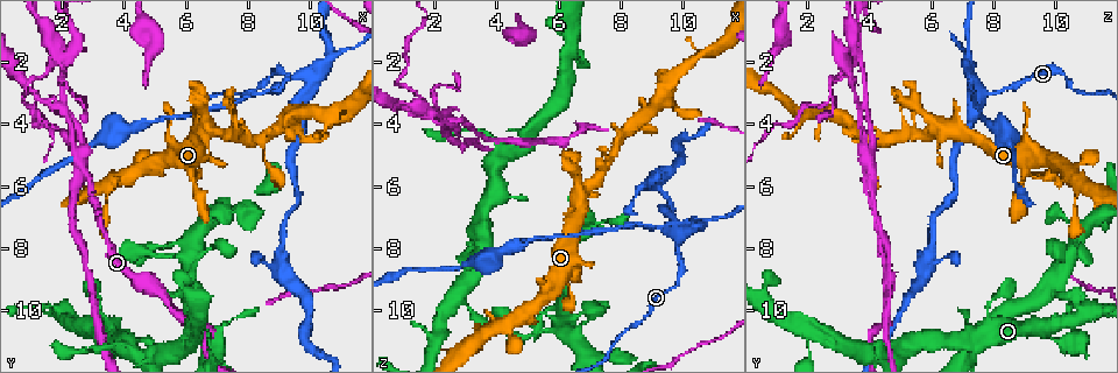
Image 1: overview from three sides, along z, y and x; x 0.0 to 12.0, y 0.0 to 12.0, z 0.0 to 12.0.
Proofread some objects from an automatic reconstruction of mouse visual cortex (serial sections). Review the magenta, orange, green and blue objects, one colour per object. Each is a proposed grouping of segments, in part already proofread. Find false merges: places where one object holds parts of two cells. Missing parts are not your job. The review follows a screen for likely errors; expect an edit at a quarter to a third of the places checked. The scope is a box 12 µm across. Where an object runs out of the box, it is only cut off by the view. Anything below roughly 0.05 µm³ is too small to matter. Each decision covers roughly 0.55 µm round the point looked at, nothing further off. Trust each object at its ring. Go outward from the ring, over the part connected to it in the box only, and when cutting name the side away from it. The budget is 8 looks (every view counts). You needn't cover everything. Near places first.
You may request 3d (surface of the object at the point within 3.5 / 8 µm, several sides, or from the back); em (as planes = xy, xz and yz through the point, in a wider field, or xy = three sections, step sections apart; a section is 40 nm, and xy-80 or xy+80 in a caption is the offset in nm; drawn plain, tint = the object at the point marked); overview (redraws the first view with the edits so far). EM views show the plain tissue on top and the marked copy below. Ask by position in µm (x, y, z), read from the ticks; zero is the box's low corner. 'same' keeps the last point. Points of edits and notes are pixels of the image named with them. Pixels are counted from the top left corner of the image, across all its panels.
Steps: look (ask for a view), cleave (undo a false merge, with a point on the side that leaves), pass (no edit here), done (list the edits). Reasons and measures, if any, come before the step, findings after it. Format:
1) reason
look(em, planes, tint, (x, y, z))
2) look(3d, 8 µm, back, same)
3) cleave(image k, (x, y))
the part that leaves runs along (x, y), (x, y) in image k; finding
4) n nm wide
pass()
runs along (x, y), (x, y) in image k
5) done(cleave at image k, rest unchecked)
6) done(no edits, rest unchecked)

arms part here
look(3d, 3.5 µm, (7.4, 4.4, 5.5))

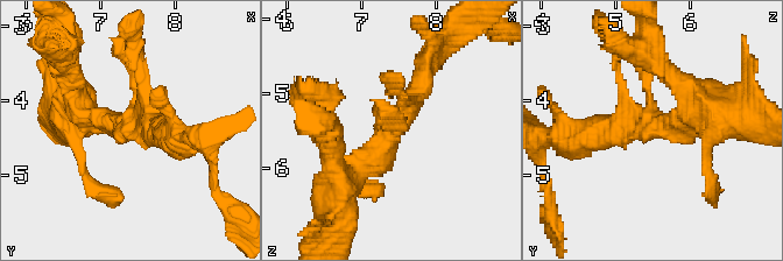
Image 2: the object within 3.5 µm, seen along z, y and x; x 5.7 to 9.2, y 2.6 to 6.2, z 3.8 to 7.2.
look(em, xy, step 5, tint, (7.40, 4.30, 5.45))

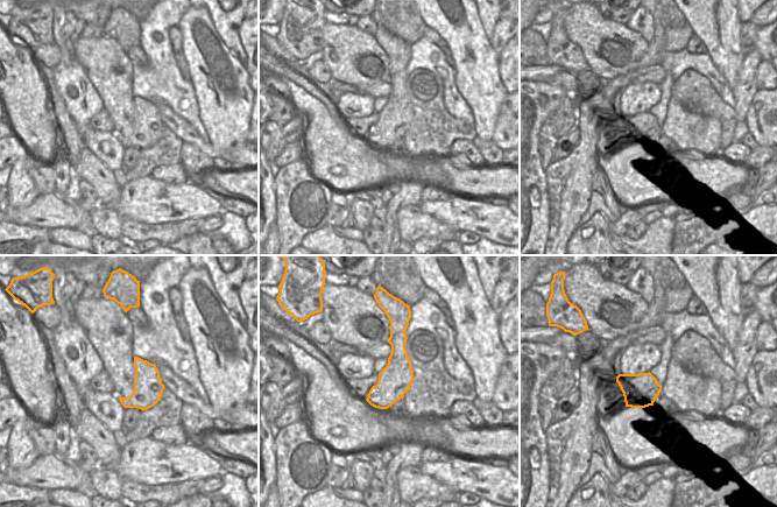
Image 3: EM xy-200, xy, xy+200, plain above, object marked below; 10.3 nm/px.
340 nm wide
pass()
runs along (346, 184), (403, 118), (424, 64) in image 2; one cell here

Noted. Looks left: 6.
looks like a crossing
look(em, planes, tint, (9.9, 3.0, 7.5))

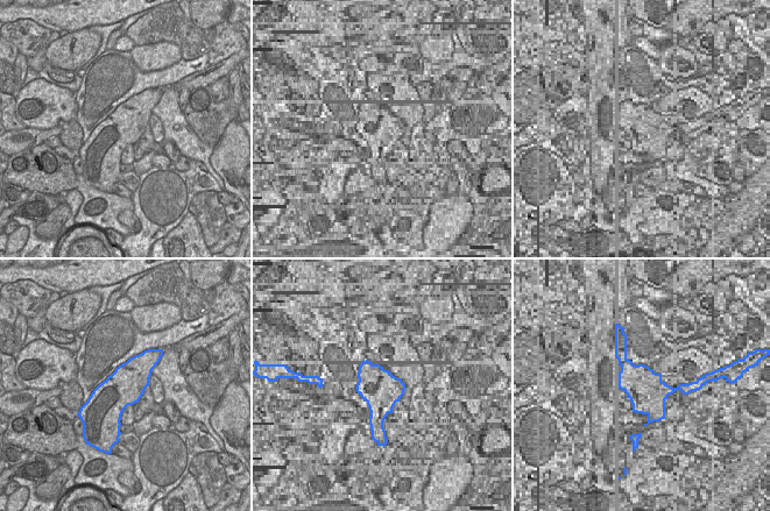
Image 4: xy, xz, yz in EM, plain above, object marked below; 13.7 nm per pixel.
look(3d, 3.5 µm, back, same)

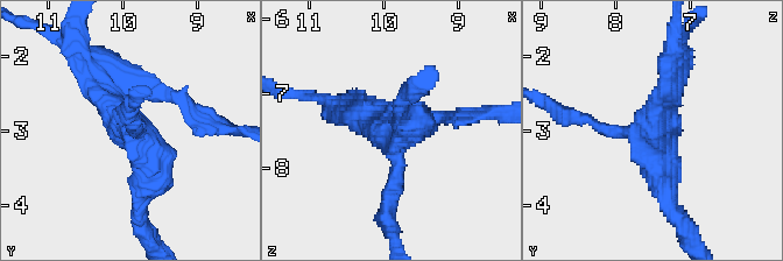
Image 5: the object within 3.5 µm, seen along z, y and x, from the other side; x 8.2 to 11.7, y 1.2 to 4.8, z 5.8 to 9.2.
4 arms
cleave(image 5, (183, 98))
the part that leaves runs along (150, 94), (244, 131) in image 5; a second cell is stuck on

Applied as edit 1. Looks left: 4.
a narrow waist
look(3d, 3.5 µm, back, (6.4, 5.7, 9.3))

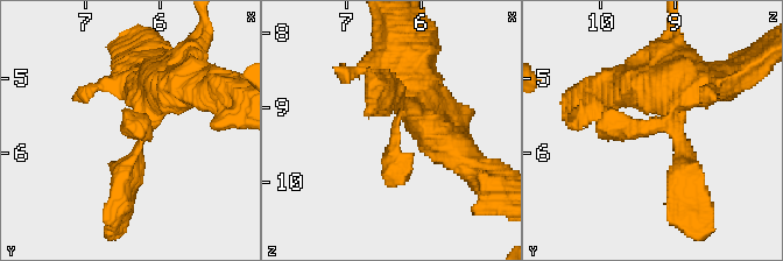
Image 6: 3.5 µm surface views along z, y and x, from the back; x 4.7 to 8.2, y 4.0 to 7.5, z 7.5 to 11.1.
look(em, xy, step 5, tint, (6.35, 5.60, 9.30))

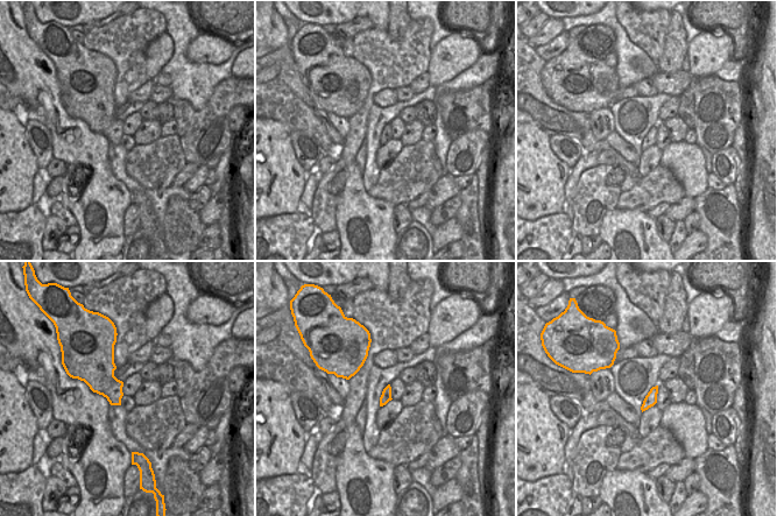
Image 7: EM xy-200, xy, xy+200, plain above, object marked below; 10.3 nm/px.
pass()
runs along (682, 79), (672, 122), (598, 136) in image 6; continuous, no second cell

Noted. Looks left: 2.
done(cleave at image 5, rest unchecked)

